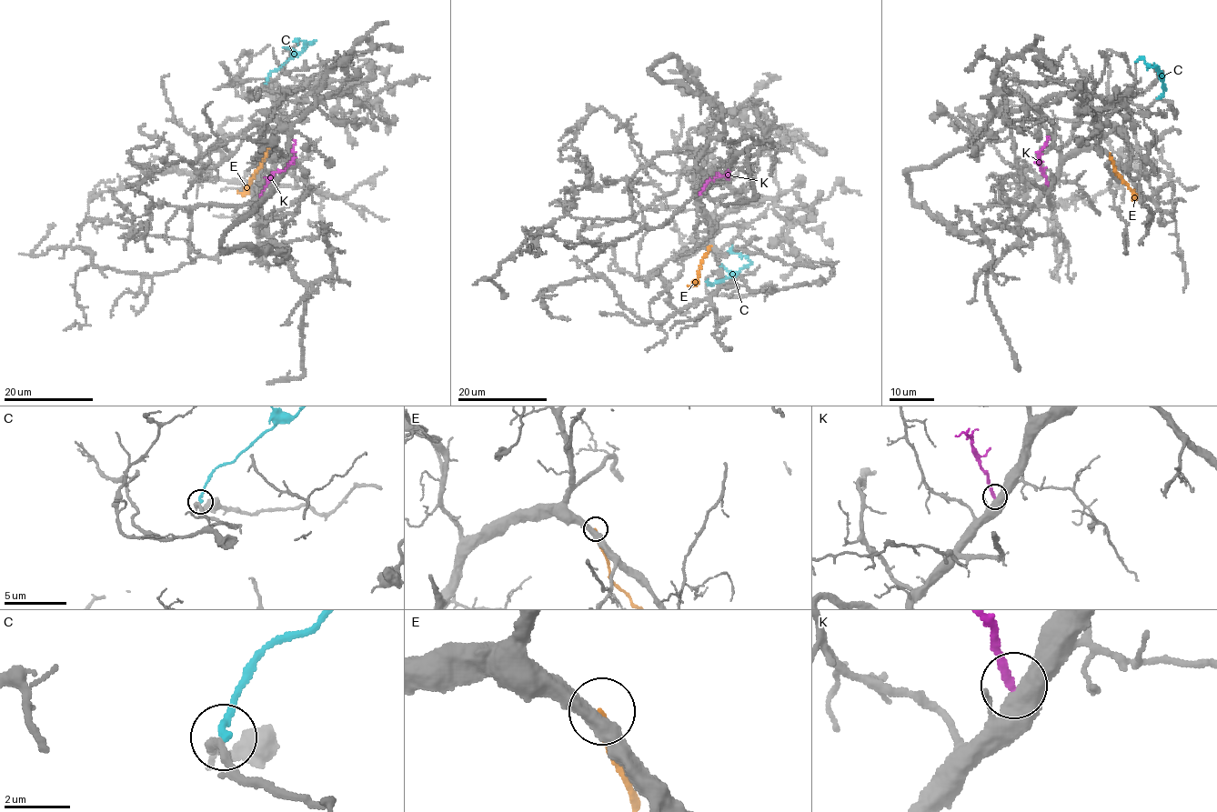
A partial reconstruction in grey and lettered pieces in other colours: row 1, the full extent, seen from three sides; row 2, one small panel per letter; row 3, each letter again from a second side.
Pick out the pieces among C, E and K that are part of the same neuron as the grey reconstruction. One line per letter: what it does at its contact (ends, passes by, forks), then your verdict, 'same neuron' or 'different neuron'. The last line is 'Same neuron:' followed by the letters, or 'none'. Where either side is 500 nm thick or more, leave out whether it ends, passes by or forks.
C: it ends | different neuron
E: different neuron
K: different neuron
Same neuron: none

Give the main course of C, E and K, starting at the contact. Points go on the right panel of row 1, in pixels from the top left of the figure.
C: (1157, 98), (1164, 89), (1162, 76), (1144, 57), (1135, 61)
E: (1109, 154), (1116, 173), (1135, 195)
K: (1049, 185), (1039, 163), (1040, 153), (1049, 136)

